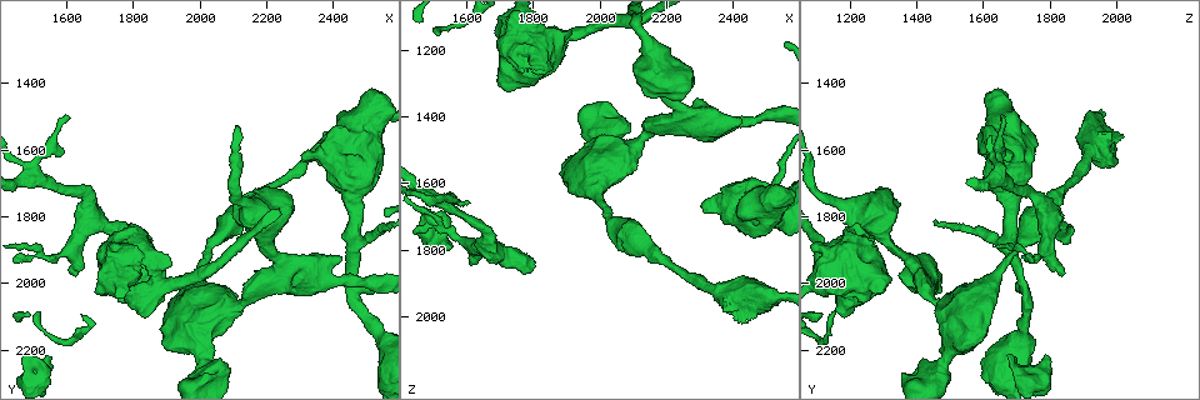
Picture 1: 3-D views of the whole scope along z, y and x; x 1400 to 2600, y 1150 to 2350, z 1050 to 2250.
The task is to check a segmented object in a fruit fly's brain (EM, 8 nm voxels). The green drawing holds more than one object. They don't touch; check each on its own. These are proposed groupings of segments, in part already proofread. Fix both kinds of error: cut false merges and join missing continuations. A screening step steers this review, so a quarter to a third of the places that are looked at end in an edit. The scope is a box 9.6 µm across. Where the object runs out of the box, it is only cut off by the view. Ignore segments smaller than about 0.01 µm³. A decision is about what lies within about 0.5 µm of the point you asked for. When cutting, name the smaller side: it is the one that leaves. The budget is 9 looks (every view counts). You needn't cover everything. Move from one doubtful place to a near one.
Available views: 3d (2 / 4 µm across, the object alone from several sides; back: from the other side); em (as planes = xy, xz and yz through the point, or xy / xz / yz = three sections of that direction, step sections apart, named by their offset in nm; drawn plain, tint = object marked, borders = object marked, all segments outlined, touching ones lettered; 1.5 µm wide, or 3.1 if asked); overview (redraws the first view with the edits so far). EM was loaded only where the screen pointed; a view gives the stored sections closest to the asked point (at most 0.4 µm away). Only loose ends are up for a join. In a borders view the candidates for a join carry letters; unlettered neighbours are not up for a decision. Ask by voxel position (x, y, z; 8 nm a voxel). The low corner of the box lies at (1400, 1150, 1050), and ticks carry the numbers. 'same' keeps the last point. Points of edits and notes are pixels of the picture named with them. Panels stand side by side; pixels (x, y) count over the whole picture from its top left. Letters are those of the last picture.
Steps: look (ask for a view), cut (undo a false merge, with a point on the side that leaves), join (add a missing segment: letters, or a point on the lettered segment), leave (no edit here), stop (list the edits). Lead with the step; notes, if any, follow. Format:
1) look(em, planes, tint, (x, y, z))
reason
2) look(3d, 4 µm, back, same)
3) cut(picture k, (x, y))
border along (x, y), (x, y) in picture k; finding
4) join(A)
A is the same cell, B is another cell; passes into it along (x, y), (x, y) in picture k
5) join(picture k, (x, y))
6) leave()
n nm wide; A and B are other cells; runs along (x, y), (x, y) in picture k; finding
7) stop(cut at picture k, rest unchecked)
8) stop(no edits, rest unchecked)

look(em, yz, step 4, tint, (2460, 1870, 1680))
two arms in line, one across

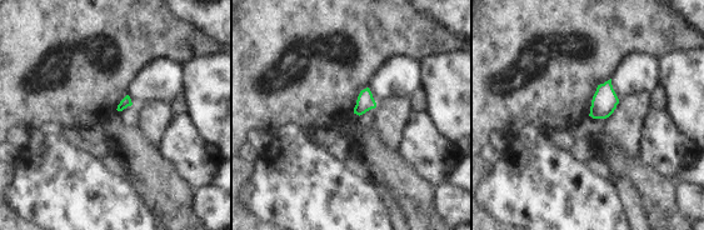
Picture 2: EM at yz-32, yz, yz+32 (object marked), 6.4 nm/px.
look(em, planes, borders, same)

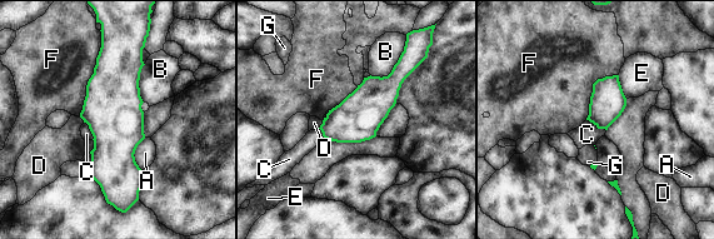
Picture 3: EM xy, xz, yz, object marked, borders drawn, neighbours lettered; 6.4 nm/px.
leave()
A, B, C, D, E, F and G are other cells; border along (101, 35), (101, 46), (79, 116) in picture 3; one cell here

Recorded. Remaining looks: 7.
look(3d, 2 µm, (1540, 2210, 1790))
branch stops here

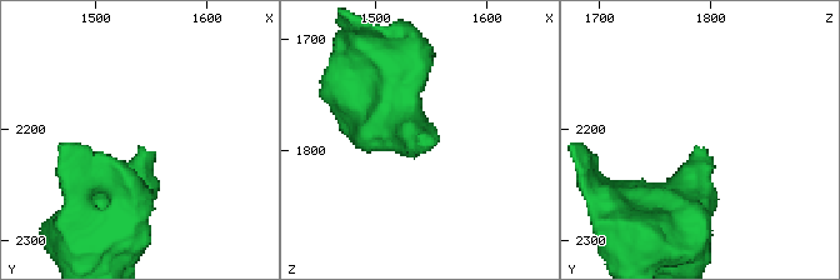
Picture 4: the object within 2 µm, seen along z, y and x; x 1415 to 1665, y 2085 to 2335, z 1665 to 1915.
look(em, planes, borders, (1542, 2214, 1792))
shape alone is not enough

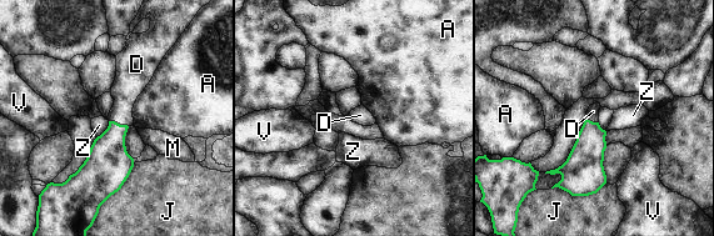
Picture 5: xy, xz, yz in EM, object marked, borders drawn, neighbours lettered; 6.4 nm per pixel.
join(D)
D is the same cell, A, J, M, V and Z are other cells; passes into it along (108, 160), (119, 124), (126, 86) in picture 5; it goes on there

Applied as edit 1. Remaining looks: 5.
look(overview)
see it whole again

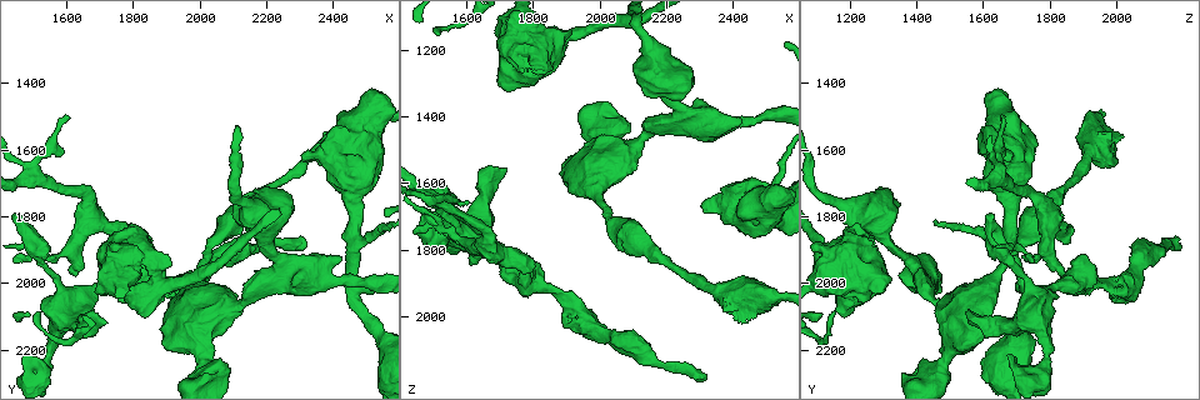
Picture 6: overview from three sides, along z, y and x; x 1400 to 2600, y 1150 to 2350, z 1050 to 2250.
look(3d, 4 µm, (1710, 2110, 1560))
thick end

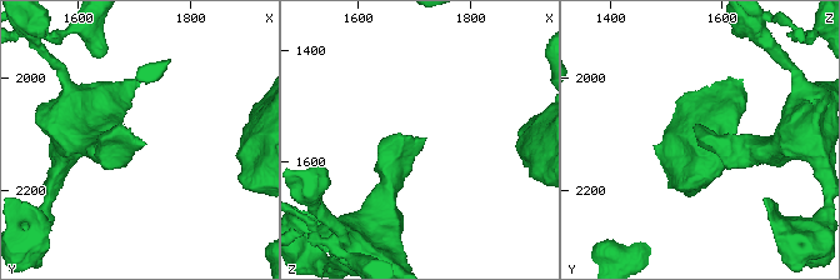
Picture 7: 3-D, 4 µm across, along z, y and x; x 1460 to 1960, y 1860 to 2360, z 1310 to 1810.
look(em, planes, plain, (1710, 2110, 1560))
shape alone is not enough

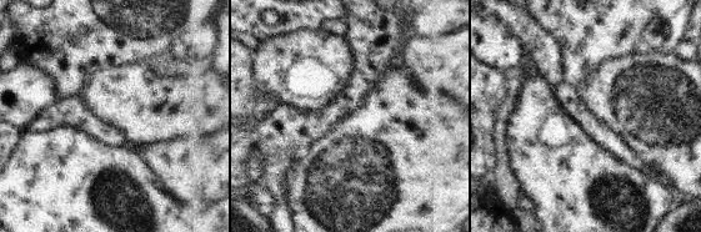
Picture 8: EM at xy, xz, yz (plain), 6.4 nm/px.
look(em, planes, borders, same)
what lies round it

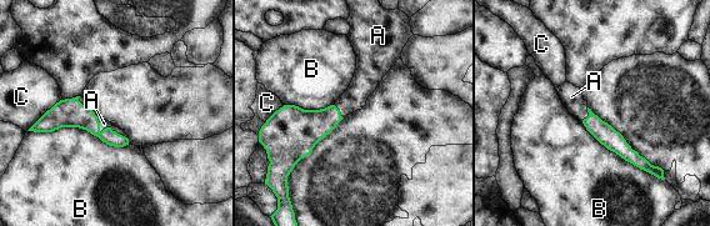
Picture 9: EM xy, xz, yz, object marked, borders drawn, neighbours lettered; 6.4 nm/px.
join(A)
A is the same cell, B and C are other cells; passes into it along (71, 112), (106, 127), (104, 124) in picture 9; it goes on there

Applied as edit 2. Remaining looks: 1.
look(em, xy, step 4, borders, (1610, 1970, 1840))

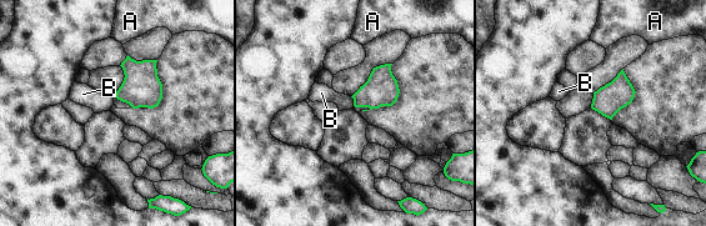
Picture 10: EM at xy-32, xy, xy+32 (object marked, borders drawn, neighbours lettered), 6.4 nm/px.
leave()
A and B are other cells; border along (350, 96), (354, 105) in picture 10; no lettered segment goes on from it

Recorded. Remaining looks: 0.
stop(join at picture 5, join at picture 9, rest unchecked)

